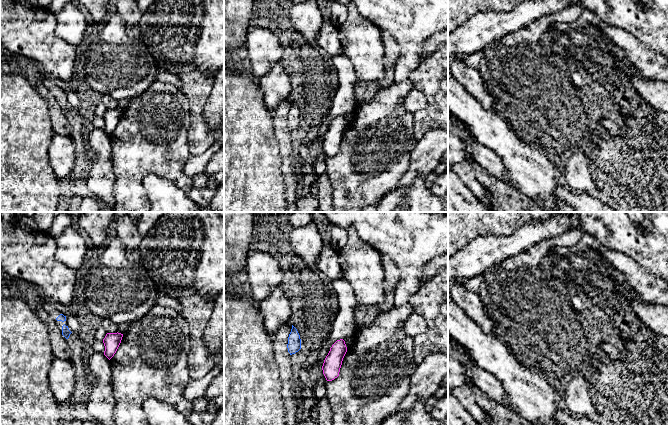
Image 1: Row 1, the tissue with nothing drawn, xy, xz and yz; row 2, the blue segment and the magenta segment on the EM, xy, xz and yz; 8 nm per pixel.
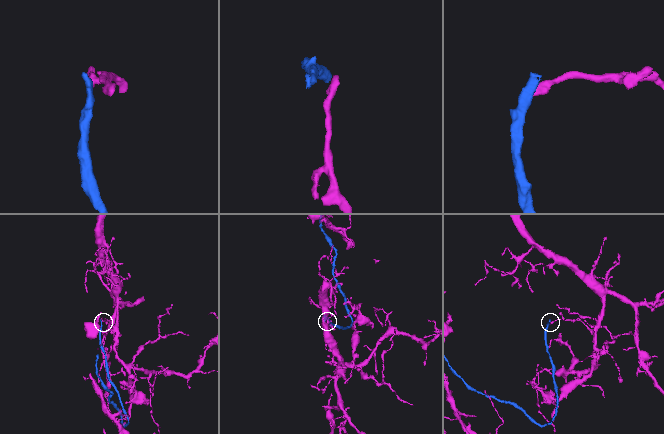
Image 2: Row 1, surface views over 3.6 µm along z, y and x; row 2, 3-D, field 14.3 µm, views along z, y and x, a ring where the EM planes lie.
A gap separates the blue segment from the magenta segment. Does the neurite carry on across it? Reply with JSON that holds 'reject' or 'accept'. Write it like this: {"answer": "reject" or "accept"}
{"answer": "reject"}

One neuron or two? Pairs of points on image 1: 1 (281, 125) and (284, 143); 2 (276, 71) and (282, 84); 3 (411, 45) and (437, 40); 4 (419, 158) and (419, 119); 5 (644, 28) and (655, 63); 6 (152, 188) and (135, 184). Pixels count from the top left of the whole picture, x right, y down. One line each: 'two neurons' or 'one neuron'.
1: one neuron
2: one neuron
3: two neurons
4: two neurons
5: two neurons
6: two neurons

